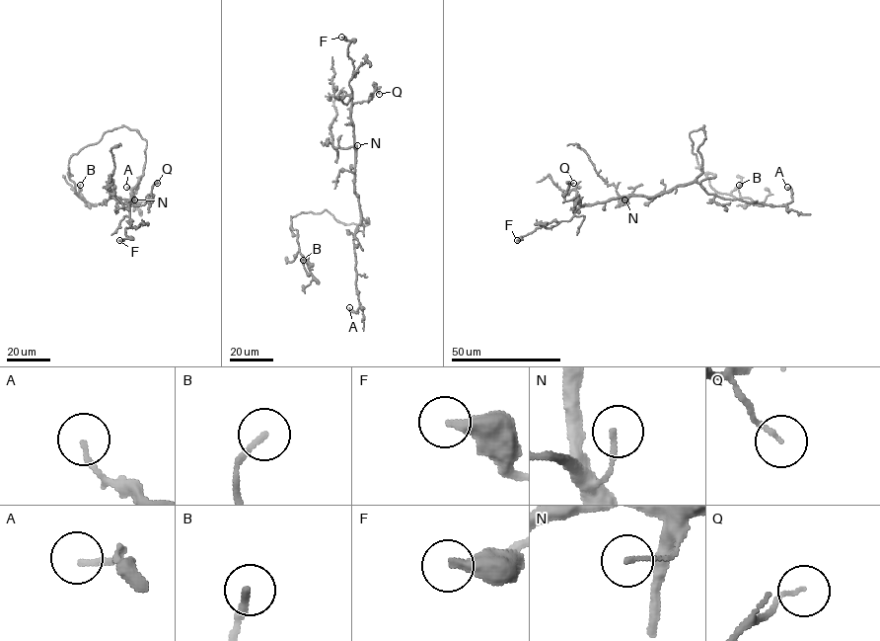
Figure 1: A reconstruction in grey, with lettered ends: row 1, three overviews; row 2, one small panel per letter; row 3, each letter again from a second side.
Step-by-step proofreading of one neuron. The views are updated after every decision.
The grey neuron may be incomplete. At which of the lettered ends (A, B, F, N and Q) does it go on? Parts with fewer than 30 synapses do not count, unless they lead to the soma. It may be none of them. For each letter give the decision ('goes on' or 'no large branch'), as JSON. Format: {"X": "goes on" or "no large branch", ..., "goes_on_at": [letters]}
{"A": "no large branch", "B": "no large branch", "F": "no large branch", "N": "no large branch", "Q": "no large branch", "goes_on_at": []}

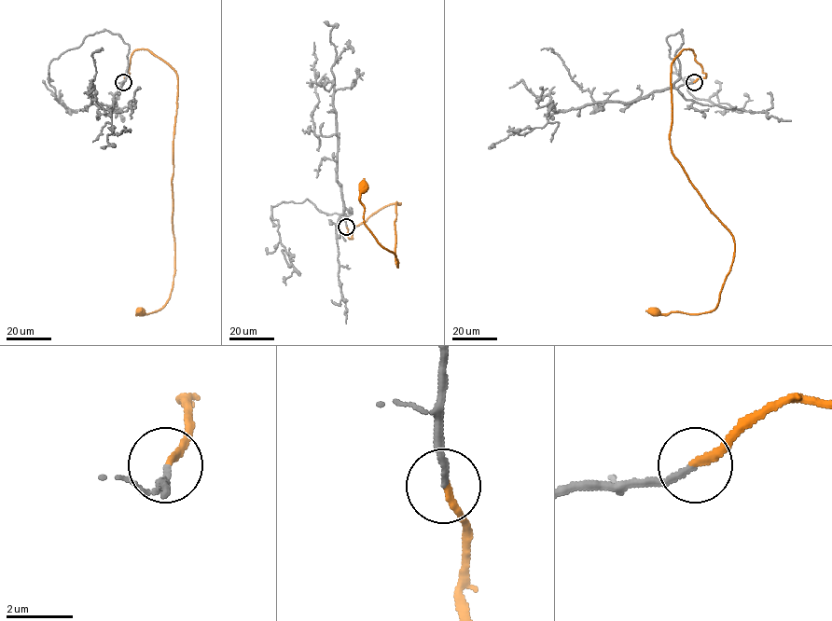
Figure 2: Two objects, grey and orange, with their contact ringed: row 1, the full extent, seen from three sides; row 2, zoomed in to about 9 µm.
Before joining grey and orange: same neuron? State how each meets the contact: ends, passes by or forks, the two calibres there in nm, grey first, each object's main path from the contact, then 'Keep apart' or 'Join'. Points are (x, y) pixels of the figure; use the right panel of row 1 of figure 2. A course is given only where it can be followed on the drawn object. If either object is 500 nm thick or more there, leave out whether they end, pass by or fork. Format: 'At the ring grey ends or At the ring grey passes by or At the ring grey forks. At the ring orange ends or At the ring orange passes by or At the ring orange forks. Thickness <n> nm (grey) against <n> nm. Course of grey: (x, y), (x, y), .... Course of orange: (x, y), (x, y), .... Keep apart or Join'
At the ring grey ends. At the ring orange ends. Thickness 180 nm (grey) against 220 nm. Course of grey: (694, 82), (674, 87), (681, 30), (667, 42), (687, 90), (735, 110), (749, 100), (743, 94). Course of orange: (694, 82), (705, 74), (684, 48), (671, 70), (672, 151), (730, 232), (734, 256), (714, 310), (653, 311). Join

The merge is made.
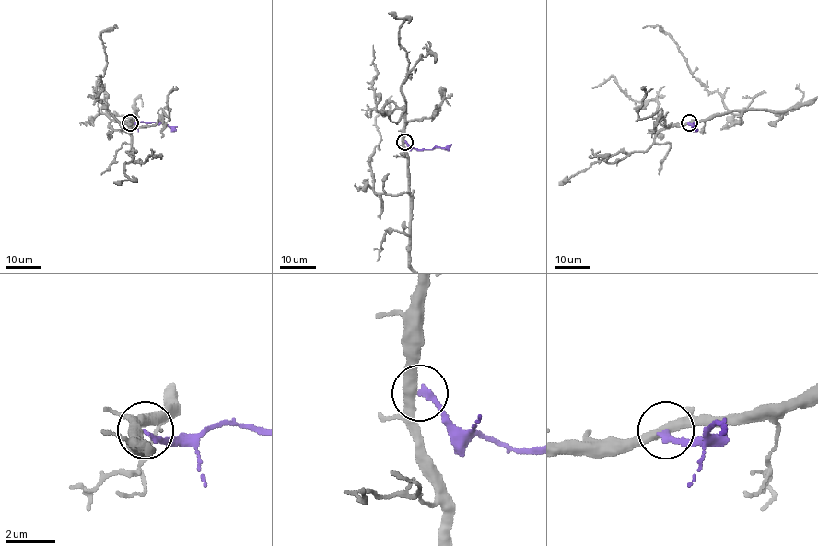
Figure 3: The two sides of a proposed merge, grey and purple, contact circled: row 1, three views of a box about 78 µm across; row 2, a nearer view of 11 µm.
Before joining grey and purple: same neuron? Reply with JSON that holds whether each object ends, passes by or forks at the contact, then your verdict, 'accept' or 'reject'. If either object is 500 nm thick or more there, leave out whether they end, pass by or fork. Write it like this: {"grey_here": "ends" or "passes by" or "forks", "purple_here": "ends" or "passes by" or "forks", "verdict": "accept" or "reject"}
{"grey_here": "passes by", "purple_here": "ends", "verdict": "reject"}

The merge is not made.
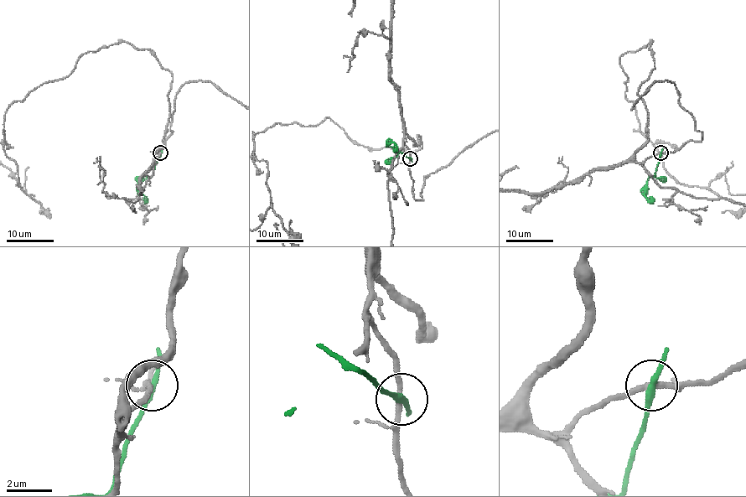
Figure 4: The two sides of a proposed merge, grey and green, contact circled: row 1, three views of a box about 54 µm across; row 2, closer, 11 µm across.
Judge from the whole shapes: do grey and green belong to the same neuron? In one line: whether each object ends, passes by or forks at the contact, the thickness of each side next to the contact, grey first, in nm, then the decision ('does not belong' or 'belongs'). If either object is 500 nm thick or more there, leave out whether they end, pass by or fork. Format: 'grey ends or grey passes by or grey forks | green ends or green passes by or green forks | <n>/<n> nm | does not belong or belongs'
grey passes by | green passes by | 240/260 nm | does not belong

